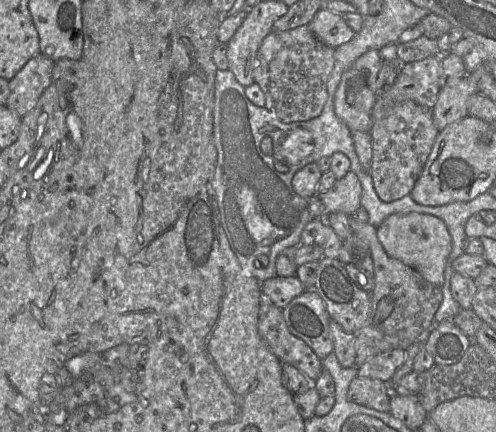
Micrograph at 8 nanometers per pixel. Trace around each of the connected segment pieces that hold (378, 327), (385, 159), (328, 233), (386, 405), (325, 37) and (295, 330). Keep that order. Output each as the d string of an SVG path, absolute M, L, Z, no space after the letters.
M350 218L353 232L370 248L374 264L374 288L371 291L372 310L366 325L356 336L356 361L360 367L368 359L395 349L406 350L434 324L434 317L443 300L440 287L427 281L419 272L398 259L390 257L377 236L377 227Z
M407 100L397 104L385 118L373 122L372 165L370 175L375 191L385 202L399 200L412 191L422 173L439 134L432 109Z
M312 218L301 233L301 245L320 246L324 257L339 259L342 240L325 219Z
M356 376L349 385L347 399L377 411L390 412L391 388L379 379Z
M327 9L318 10L309 26L318 40L332 48L349 42L355 36L341 14Z
M306 289L293 298L282 312L289 331L304 341L321 360L333 351L329 330L331 317L316 291Z

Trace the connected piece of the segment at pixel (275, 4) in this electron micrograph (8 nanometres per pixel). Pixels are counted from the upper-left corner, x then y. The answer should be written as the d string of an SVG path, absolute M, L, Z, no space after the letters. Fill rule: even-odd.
M264 1L246 9L246 16L227 43L229 69L236 80L247 87L254 83L254 67L257 51L262 41L273 31L273 24L287 11L280 1Z

